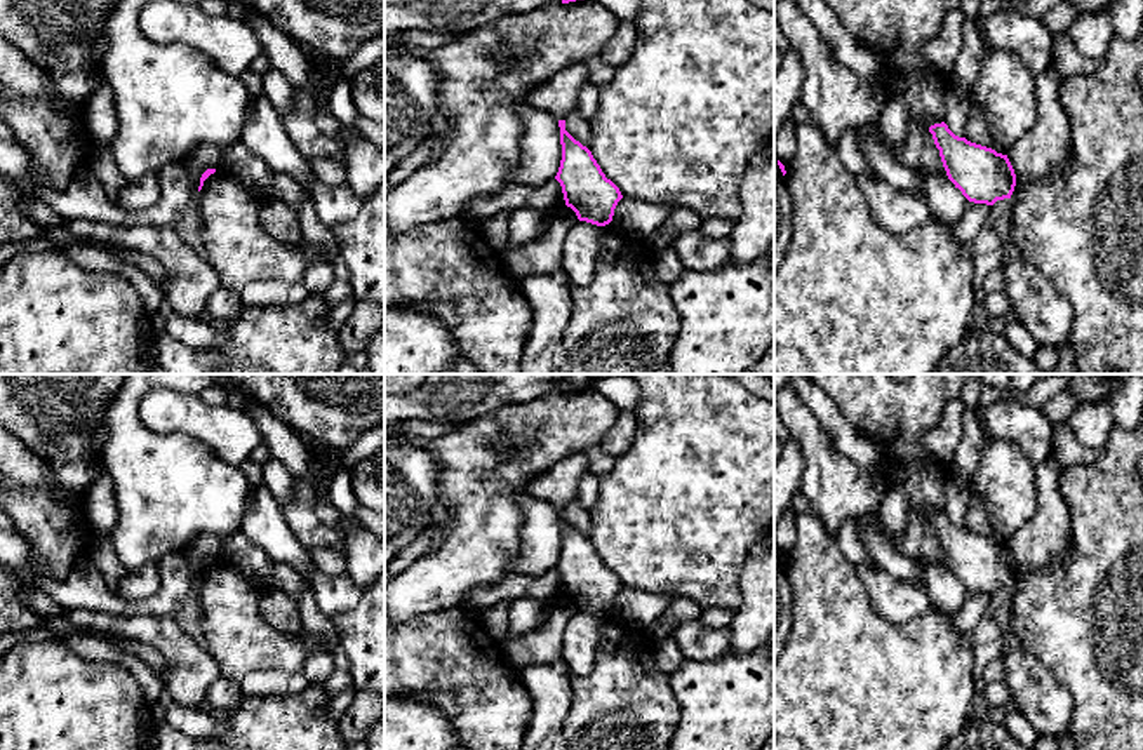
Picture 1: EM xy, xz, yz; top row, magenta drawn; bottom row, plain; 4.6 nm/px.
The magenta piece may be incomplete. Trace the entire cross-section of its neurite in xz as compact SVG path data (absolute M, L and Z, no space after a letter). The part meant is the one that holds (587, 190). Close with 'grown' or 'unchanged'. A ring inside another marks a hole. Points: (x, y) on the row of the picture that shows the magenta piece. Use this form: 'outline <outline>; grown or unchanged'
outline M558 120L558 127L562 160L555 179L562 186L565 205L579 221L605 226L623 195L605 177L592 151L565 131L565 120Z; unchanged

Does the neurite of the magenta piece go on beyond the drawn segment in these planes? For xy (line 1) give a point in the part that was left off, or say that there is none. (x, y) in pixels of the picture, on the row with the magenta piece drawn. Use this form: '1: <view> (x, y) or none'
1: none

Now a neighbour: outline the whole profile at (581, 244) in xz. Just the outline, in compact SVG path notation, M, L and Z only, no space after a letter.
M578 221L564 240L562 278L569 285L586 285L595 275L605 226Z

